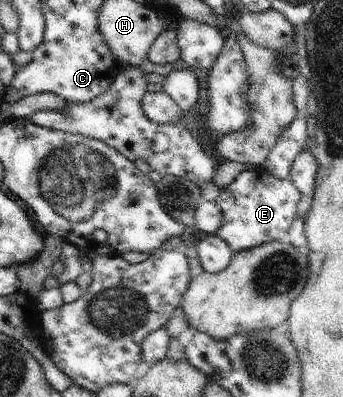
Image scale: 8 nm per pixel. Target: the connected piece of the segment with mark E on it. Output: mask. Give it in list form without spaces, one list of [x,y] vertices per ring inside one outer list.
[[[264,167],[244,170],[217,197],[224,223],[216,235],[238,253],[276,240],[284,241],[295,220],[300,198],[301,193],[291,180],[276,179]]]

